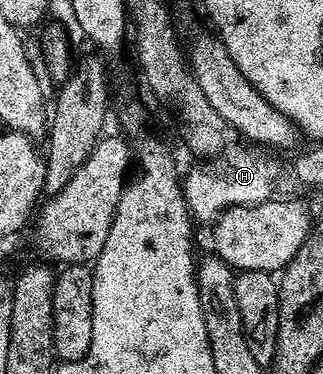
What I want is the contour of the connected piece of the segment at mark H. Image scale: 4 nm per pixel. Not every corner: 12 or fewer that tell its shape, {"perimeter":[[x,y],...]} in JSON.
{"perimeter":[[229,146],[183,175],[197,223],[257,206],[284,178],[271,153]]}

